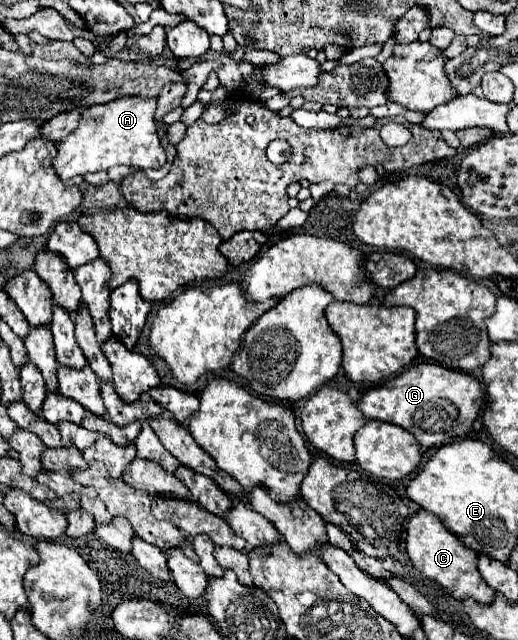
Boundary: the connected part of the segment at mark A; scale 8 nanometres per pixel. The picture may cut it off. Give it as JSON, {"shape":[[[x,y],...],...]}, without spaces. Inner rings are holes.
{"shape":[[[122,97],[104,105],[92,105],[82,111],[78,127],[62,139],[54,157],[54,171],[62,181],[72,177],[84,177],[86,173],[108,171],[114,165],[132,165],[138,169],[158,169],[166,163],[166,153],[160,147],[156,121],[156,99]]]}

